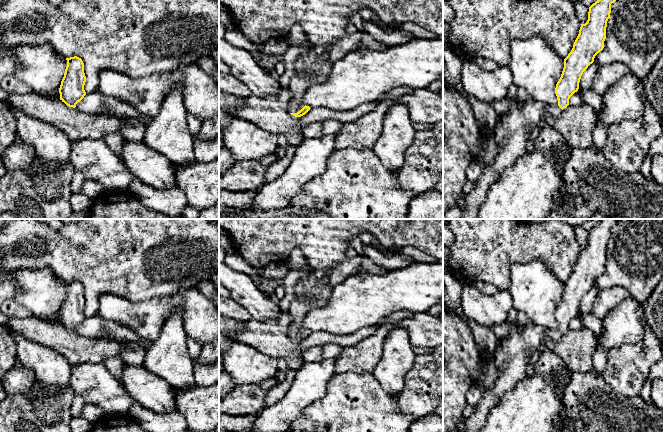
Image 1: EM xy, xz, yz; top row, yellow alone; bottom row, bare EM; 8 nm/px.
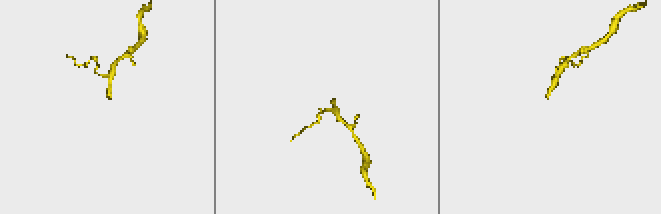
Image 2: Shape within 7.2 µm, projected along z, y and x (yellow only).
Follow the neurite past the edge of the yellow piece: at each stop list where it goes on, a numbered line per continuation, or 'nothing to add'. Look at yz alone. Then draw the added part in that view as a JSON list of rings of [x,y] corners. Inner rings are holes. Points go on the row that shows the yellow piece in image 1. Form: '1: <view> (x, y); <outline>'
1: yz (513, 130); [[[530,99],[522,108],[513,108],[505,115],[499,116],[493,136],[498,153],[492,164],[486,165],[473,191],[465,196],[465,207],[459,219],[477,219],[491,185],[527,152],[526,143],[531,130],[544,123],[546,113],[557,116],[561,111],[558,105],[550,107]]]

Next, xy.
nothing to add

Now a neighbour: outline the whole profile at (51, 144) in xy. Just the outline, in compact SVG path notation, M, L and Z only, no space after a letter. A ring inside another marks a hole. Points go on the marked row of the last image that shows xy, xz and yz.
M11 104L9 106L16 119L18 138L31 145L36 156L45 162L69 163L71 141L63 131L40 119L28 116Z

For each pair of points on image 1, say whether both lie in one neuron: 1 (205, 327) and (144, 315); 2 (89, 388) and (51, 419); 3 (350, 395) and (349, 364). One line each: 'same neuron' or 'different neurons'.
1: same neuron
2: different neurons
3: different neurons

